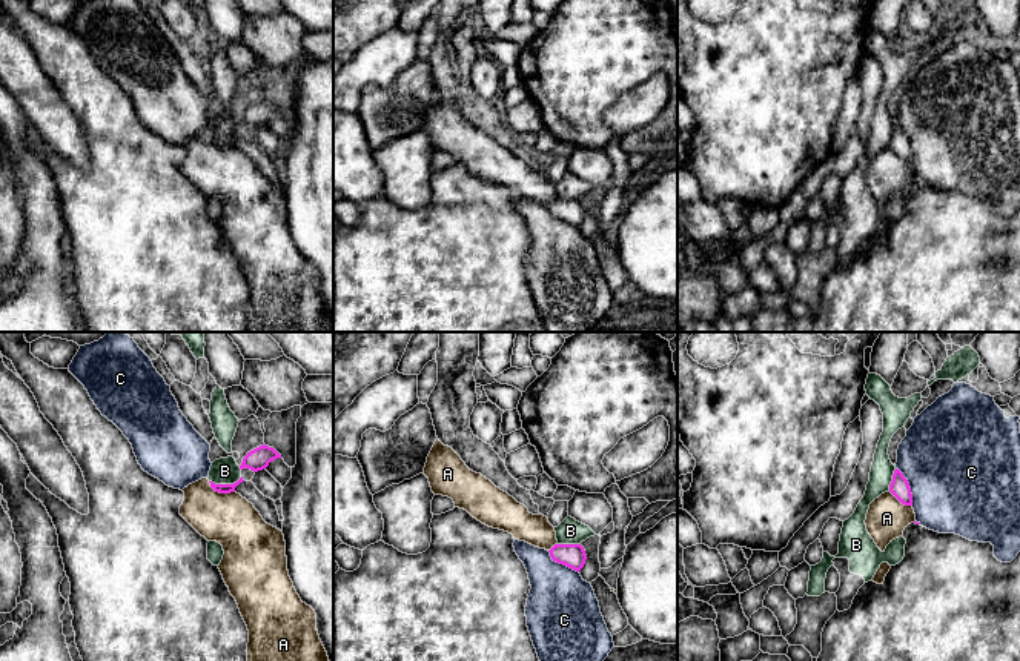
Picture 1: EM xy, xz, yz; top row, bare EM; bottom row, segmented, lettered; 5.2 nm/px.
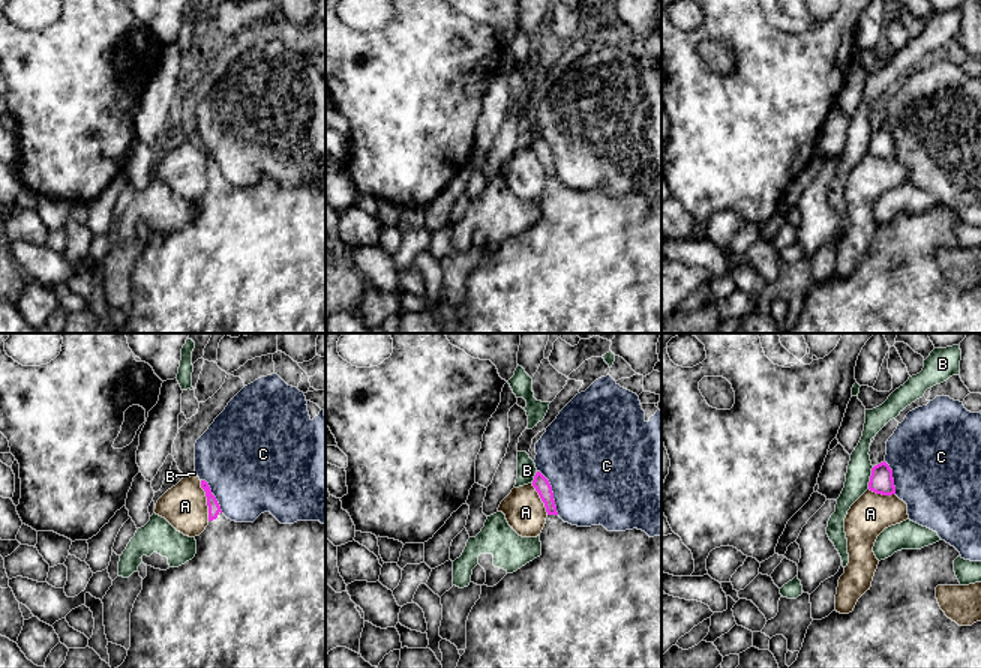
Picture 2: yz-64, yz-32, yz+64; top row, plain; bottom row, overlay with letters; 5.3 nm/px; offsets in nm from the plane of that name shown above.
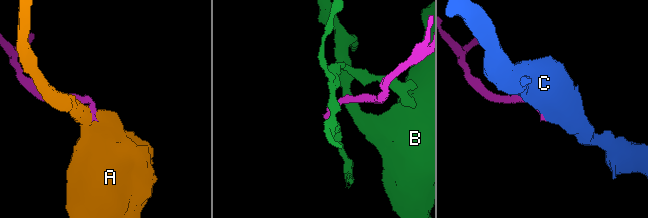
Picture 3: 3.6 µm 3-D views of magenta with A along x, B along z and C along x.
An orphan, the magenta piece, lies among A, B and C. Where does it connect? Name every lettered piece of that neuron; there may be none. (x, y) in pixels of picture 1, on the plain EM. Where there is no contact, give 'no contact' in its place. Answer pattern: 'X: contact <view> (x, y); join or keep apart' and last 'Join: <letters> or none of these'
A: contact xy (220, 148); keep apart
B: contact xy (225, 140); keep apart
C: contact yz (908, 142); keep apart
Join: none of these

